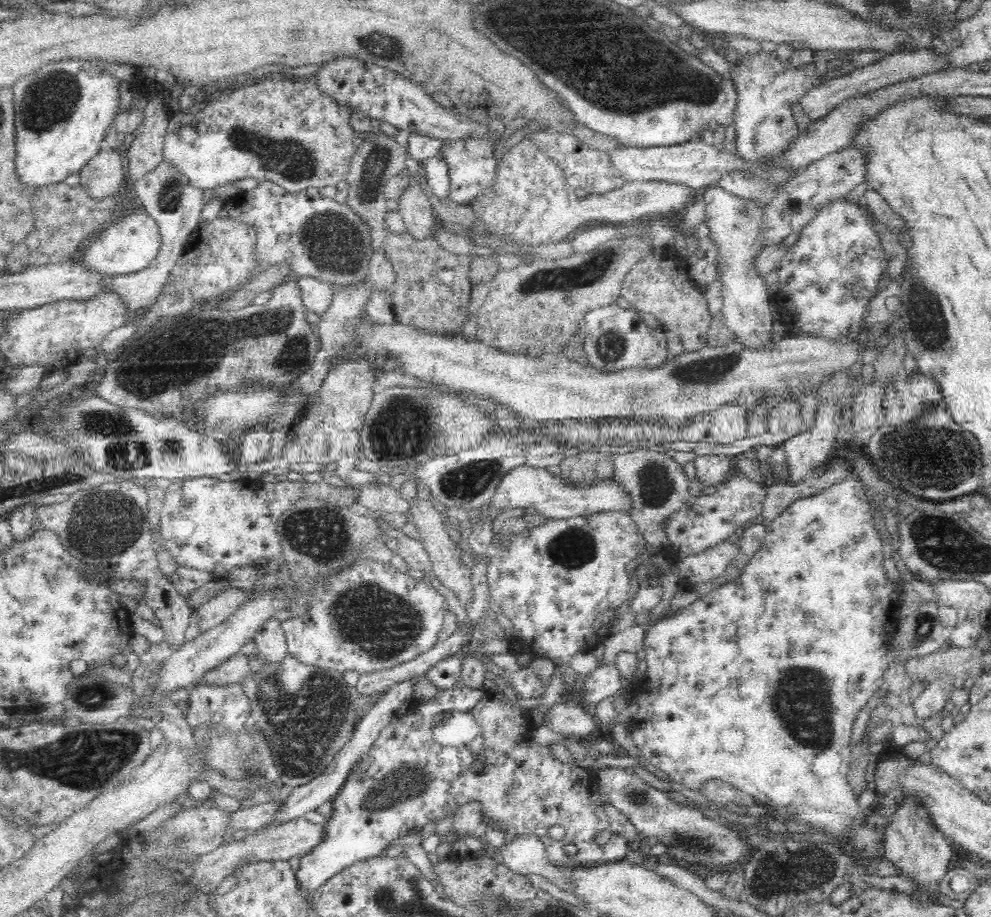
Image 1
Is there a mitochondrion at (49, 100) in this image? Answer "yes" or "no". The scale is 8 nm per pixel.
yes

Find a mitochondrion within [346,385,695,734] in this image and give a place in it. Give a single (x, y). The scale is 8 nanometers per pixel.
(404, 426)

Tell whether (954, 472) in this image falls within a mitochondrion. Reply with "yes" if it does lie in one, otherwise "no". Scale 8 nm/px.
yes

